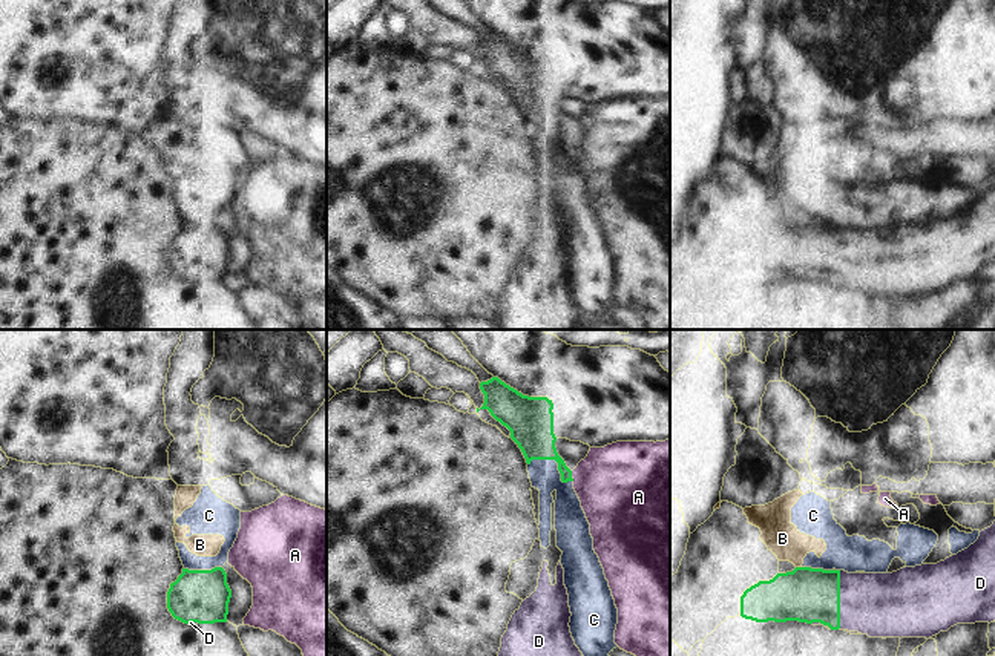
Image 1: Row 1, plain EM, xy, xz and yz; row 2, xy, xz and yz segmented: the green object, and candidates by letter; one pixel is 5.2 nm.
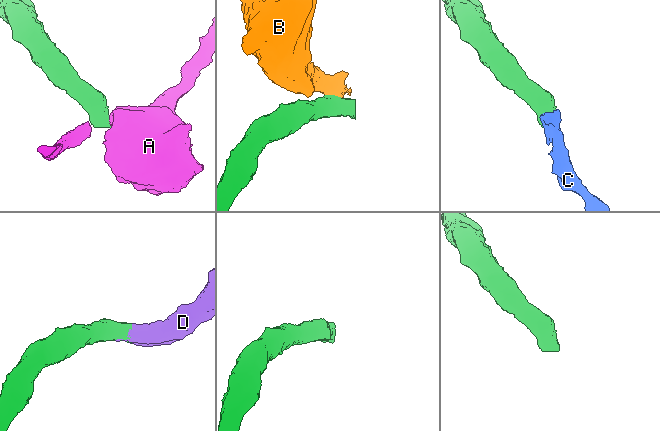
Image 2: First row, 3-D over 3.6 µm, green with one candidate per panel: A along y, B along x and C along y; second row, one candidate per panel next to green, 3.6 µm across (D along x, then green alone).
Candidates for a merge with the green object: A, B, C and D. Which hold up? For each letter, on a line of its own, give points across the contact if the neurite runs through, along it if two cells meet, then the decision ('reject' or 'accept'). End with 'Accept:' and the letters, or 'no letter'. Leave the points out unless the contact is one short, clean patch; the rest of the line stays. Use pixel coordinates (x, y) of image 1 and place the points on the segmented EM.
A: border xz (571, 471), (574, 480); reject
B: border yz (796, 566), (801, 567); reject
C: border xz (528, 463), (532, 460), (554, 460), (560, 478), (572, 482); reject
D: way yz (808, 595), (839, 600), (877, 604); accept
Accept: D

